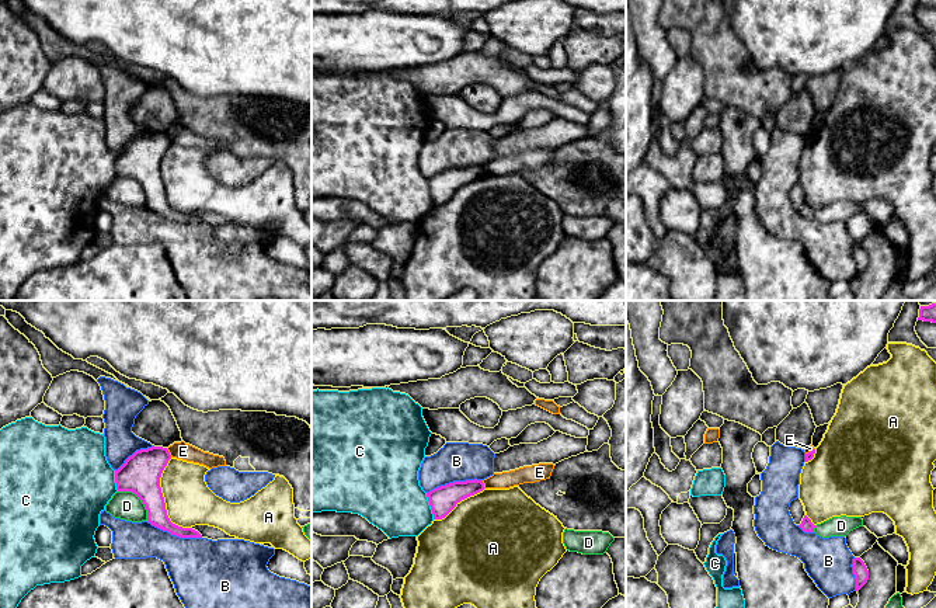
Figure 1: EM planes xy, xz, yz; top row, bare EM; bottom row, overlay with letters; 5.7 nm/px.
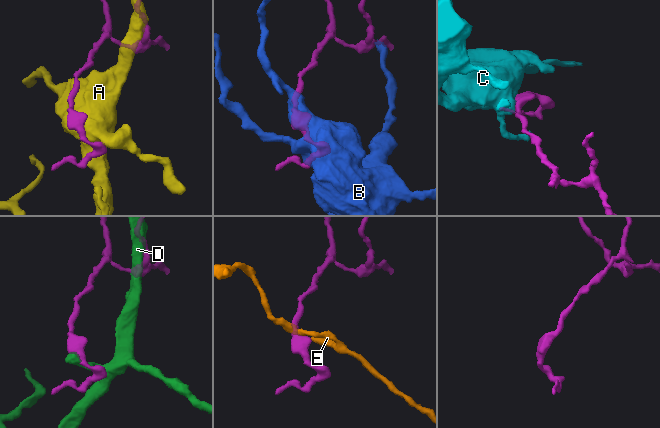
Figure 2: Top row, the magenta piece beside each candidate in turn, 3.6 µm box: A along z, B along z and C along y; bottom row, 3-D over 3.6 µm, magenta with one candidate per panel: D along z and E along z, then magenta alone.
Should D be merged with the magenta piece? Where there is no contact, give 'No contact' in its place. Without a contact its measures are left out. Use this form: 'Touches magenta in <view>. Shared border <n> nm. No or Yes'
Touches magenta in xy. Shared border 240 nm. No

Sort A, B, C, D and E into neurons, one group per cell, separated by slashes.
A / B / C / D / E

